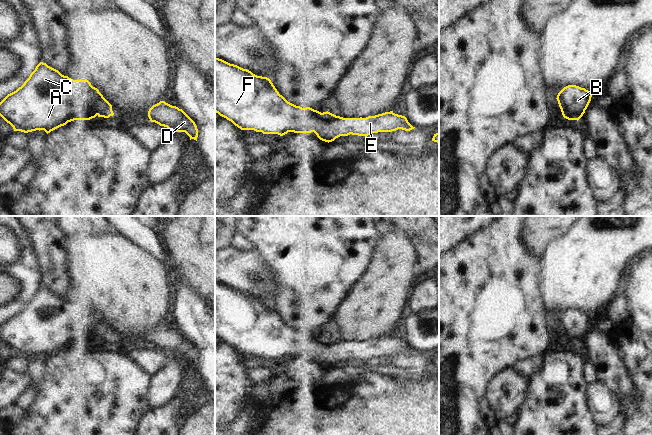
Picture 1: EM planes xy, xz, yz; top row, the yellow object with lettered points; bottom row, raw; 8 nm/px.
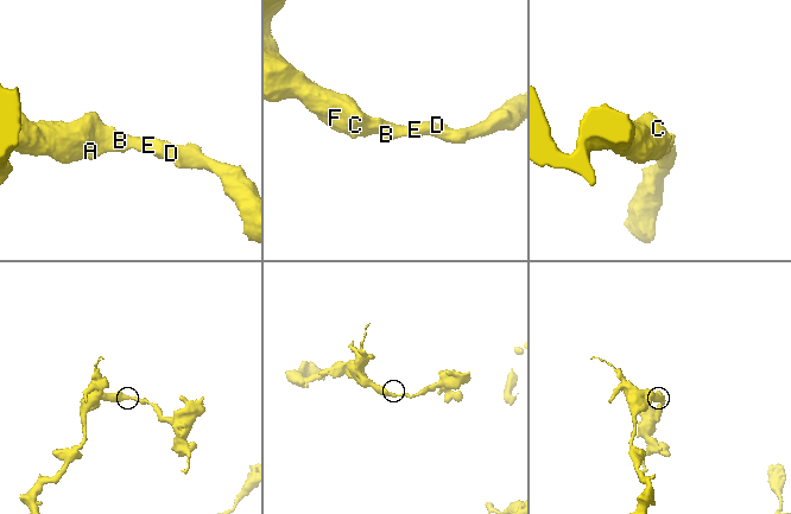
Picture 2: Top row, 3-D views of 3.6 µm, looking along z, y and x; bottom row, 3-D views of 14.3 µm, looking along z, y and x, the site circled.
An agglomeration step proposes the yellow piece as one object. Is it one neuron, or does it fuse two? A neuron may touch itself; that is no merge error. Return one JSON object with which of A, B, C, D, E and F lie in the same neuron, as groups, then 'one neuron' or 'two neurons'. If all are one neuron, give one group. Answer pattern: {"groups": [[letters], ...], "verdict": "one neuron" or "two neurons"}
{"groups": [["A", "B", "C", "D", "E", "F"]], "verdict": "one neuron"}

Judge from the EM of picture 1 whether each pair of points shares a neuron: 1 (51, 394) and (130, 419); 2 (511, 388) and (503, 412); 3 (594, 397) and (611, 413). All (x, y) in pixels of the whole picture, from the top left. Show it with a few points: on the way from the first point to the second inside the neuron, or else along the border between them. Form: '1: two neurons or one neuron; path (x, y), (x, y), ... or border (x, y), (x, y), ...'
1: one neuron; path (71, 403), (74, 405), (110, 406)
2: one neuron; path (506, 394), (503, 399), (503, 406)
3: one neuron; path (598, 400), (607, 409)

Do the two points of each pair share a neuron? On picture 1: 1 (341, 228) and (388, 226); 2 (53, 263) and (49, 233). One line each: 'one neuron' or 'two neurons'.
1: two neurons
2: one neuron

